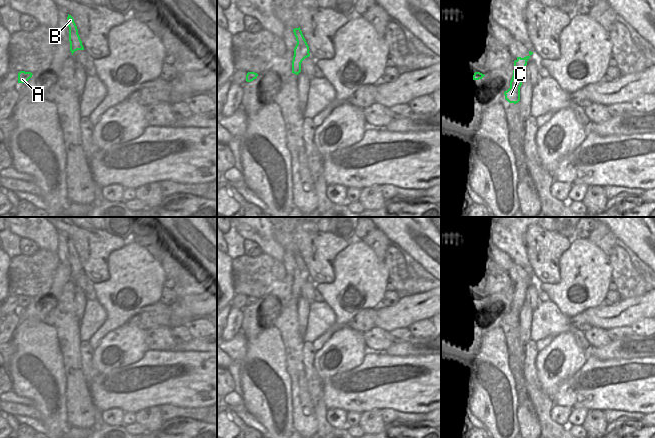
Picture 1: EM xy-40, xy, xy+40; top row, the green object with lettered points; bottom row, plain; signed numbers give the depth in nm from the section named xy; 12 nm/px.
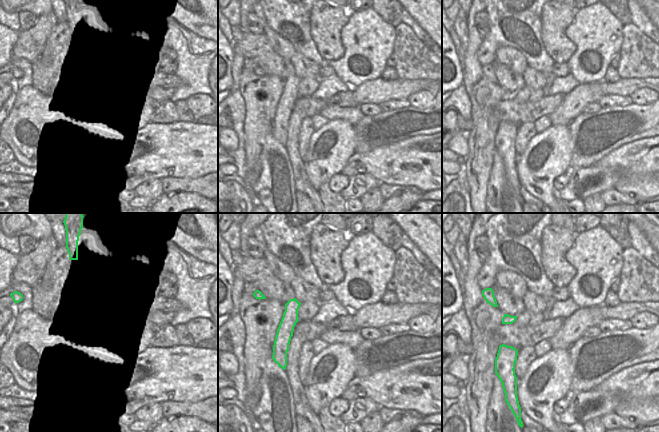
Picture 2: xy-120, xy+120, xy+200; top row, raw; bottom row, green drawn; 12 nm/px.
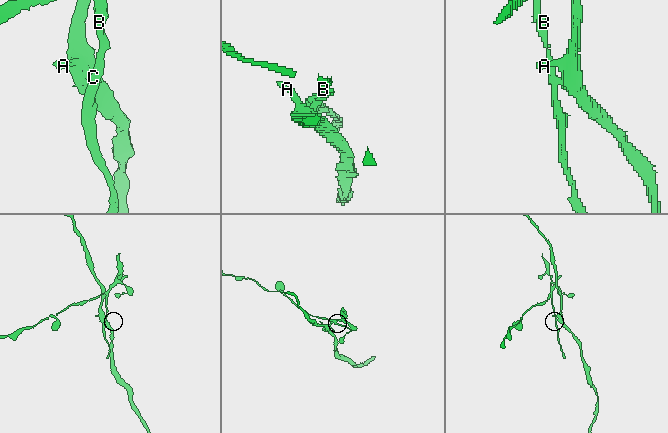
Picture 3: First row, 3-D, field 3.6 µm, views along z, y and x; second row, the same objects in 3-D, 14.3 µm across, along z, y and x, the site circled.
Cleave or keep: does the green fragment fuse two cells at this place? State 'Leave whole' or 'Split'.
Leave whole

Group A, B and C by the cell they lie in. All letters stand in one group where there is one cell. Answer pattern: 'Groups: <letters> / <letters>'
Groups: A B C

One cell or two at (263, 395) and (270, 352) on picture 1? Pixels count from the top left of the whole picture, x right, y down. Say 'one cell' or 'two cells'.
one cell

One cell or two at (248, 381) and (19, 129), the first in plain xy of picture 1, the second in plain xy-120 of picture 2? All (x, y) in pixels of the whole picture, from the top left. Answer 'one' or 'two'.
one

